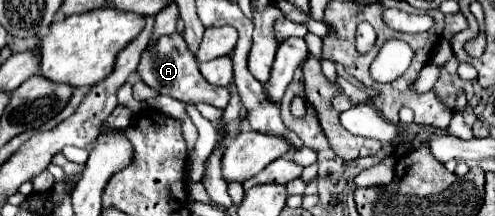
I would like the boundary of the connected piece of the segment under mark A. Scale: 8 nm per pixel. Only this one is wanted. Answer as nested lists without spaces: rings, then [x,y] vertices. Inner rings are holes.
[[[172,33],[172,37],[162,37],[156,43],[156,49],[152,49],[152,53],[148,53],[148,51],[142,53],[142,61],[138,65],[138,75],[144,83],[154,87],[158,93],[174,97],[178,101],[204,101],[204,103],[210,103],[220,109],[226,109],[230,103],[230,87],[210,85],[202,77],[202,73],[198,71],[198,63],[192,63],[192,59],[190,59],[190,51],[186,49],[184,37],[178,33]]]

